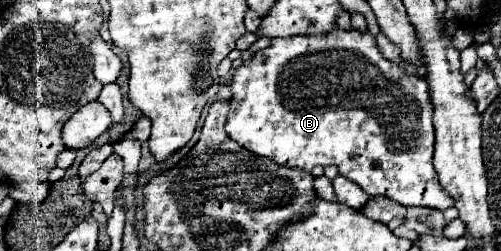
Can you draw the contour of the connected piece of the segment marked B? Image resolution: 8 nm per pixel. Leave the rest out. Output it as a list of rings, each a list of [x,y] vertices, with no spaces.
[[[334,28],[332,32],[326,32],[322,36],[292,36],[292,38],[276,38],[272,44],[260,52],[256,52],[250,60],[246,60],[232,78],[232,108],[226,122],[226,132],[232,140],[236,140],[240,146],[248,148],[250,152],[256,152],[258,156],[266,156],[270,160],[276,160],[278,164],[286,164],[290,168],[302,168],[312,170],[314,166],[328,166],[336,164],[340,174],[348,180],[356,182],[366,194],[370,196],[388,196],[394,202],[402,206],[430,206],[430,208],[448,208],[454,206],[454,200],[440,188],[436,170],[432,166],[432,152],[434,152],[434,126],[432,126],[432,102],[428,92],[428,82],[420,80],[418,76],[408,76],[398,64],[388,62],[376,48],[376,38],[372,34],[360,34],[354,28],[342,30]]]

